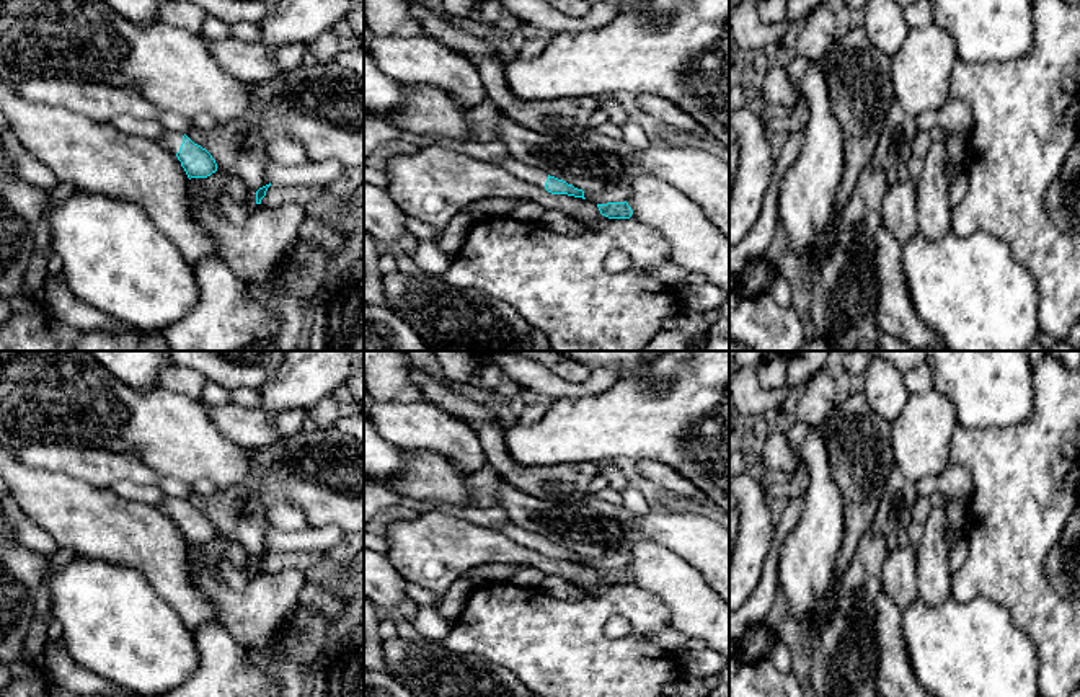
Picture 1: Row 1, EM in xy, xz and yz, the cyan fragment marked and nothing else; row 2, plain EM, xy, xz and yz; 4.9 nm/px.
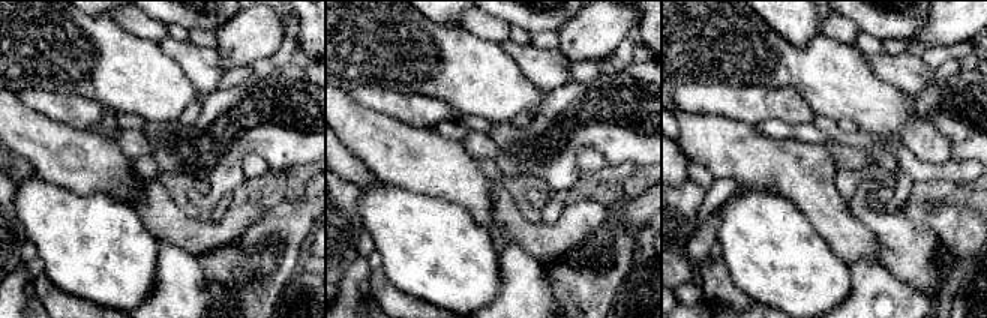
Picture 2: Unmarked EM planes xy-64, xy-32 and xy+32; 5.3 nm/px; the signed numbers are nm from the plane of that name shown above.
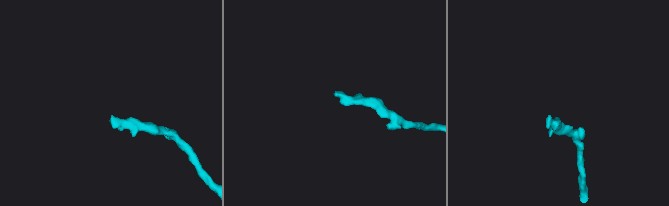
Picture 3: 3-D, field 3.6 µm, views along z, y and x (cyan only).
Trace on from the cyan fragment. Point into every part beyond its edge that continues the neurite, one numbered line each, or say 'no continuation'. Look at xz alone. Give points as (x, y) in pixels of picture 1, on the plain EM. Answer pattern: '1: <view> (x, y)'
1: xz (514, 532)

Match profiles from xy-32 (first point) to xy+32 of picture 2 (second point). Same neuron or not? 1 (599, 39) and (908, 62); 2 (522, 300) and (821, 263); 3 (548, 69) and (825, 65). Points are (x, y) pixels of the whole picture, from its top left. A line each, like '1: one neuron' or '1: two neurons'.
1: two neurons
2: two neurons
3: two neurons

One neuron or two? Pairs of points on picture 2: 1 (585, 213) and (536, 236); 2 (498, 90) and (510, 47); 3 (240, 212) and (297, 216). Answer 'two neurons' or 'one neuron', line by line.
1: one neuron
2: two neurons
3: two neurons

